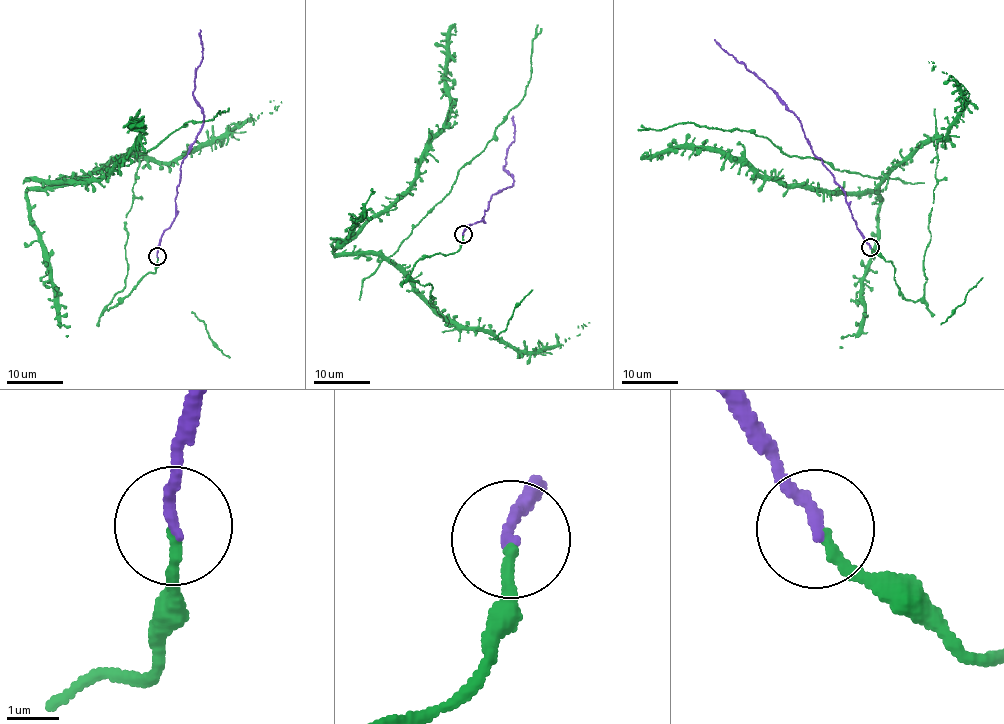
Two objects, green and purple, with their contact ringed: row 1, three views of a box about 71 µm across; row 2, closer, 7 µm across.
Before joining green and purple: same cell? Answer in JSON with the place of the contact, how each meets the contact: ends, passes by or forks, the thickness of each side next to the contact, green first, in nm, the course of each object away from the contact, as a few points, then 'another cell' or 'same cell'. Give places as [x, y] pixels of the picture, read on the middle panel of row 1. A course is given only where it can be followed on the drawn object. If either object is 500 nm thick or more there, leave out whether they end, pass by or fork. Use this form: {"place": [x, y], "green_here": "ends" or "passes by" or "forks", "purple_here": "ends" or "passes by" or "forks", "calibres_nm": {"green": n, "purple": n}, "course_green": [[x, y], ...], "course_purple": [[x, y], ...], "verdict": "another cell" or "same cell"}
{"place": [463, 234], "green_here": "ends", "purple_here": "ends", "calibres_nm": {"green": 180, "purple": 240}, "course_green": [[463, 234], [410, 278], [429, 283], [446, 318], [384, 259], [331, 245], [413, 179], [450, 102], [455, 23]], "course_purple": [[463, 234], [482, 219], [489, 200], [512, 185], [503, 166], [514, 140], [514, 116]], "verdict": "same cell"}

